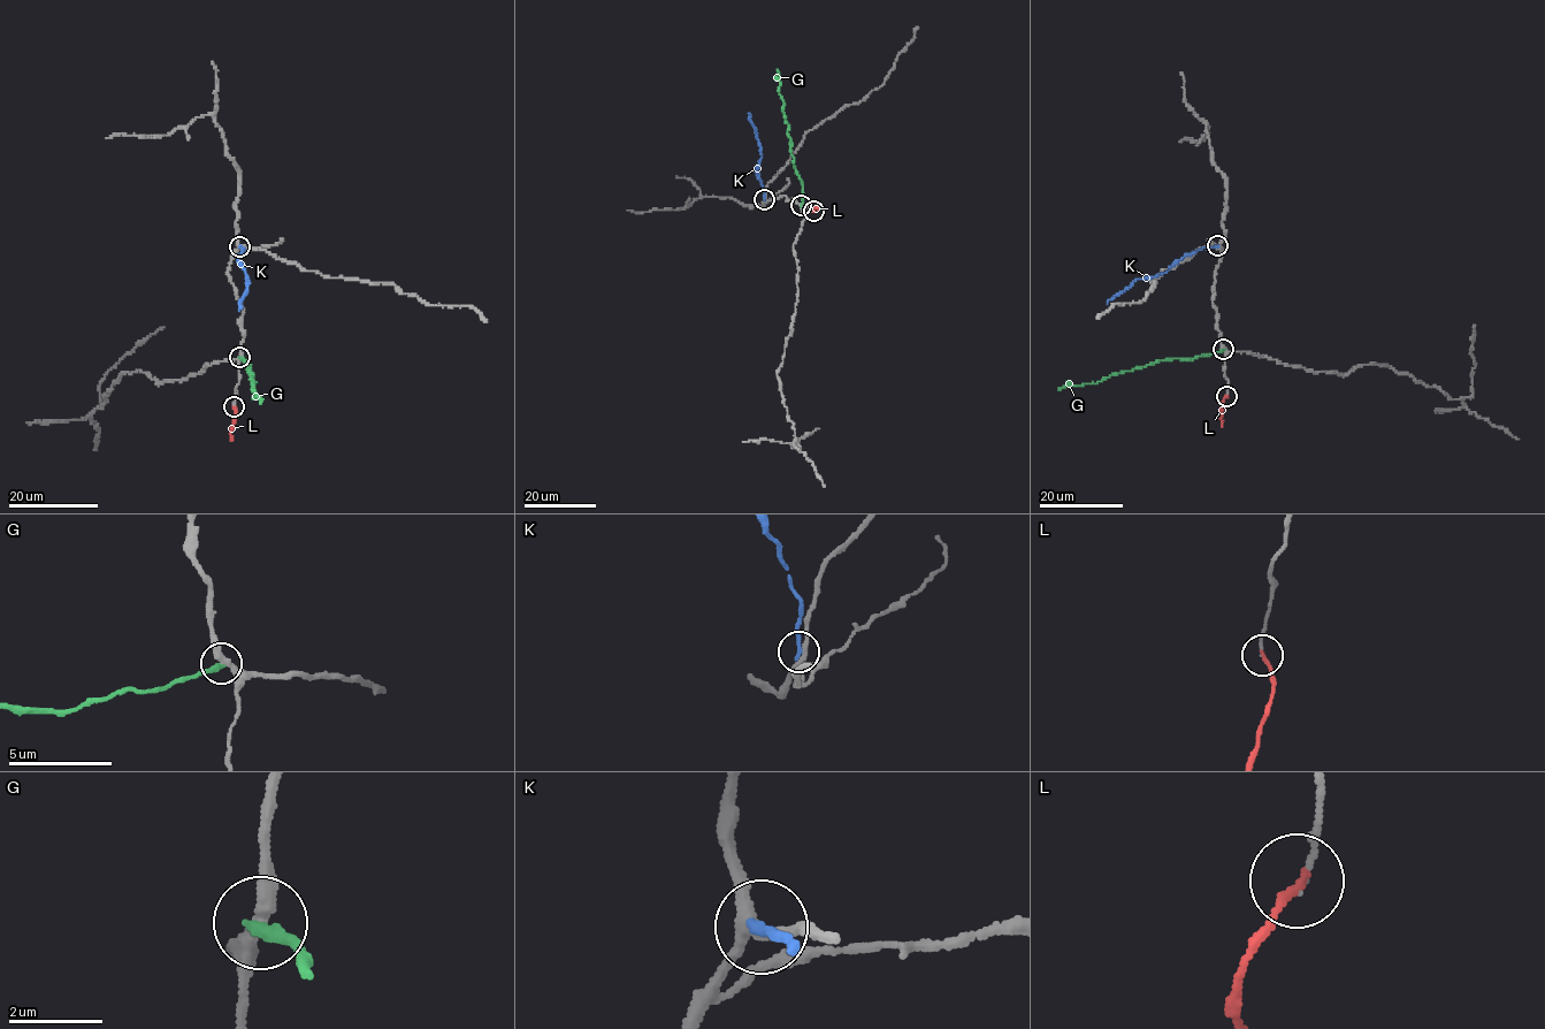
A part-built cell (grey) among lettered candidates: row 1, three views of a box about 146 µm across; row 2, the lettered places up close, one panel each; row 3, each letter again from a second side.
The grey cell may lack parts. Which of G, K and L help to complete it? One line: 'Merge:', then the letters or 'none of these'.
Merge: L

